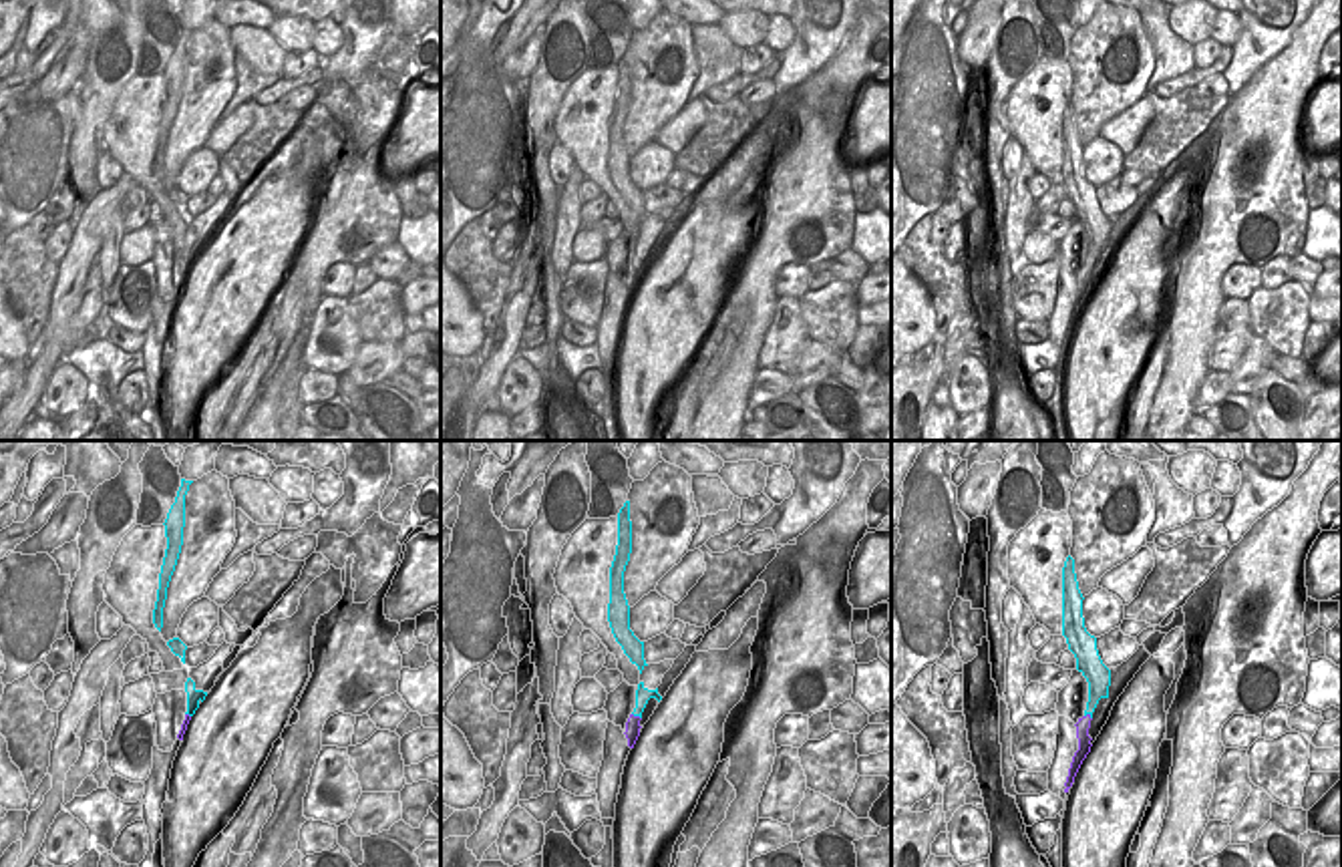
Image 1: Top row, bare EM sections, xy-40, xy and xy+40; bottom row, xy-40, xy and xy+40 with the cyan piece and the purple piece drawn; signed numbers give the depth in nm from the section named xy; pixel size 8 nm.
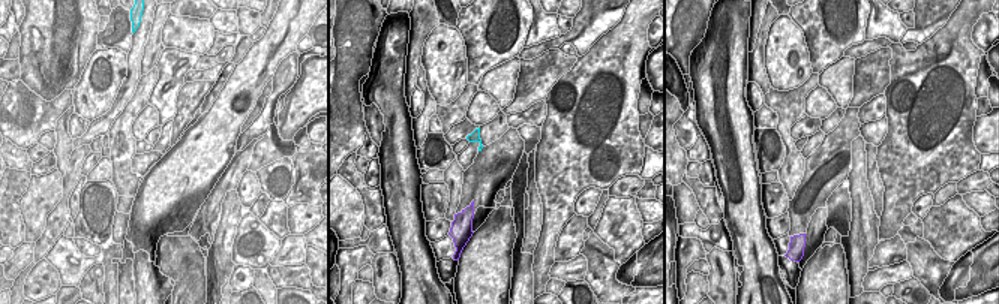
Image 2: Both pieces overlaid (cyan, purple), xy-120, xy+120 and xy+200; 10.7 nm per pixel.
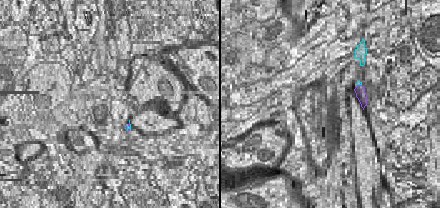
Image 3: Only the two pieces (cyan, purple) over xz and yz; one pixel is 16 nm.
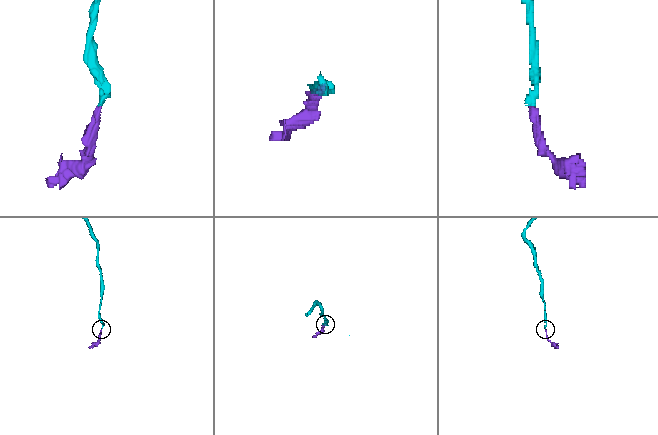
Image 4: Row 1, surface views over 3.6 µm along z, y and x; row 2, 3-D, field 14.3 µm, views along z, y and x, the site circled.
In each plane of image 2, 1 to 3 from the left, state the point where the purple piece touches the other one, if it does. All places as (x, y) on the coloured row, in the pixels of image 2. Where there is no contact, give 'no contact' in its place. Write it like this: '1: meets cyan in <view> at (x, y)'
1: no contact
2: no contact
3: no contact

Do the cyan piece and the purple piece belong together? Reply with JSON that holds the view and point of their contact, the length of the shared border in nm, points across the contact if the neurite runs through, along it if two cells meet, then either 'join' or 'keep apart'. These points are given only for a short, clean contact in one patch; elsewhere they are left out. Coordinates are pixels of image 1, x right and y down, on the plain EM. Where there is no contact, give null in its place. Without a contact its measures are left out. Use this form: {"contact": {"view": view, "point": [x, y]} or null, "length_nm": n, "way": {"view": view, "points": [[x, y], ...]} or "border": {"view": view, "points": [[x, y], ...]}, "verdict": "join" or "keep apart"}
{"contact": {"view": "xy", "point": [636, 264]}, "length_nm": 100, "verdict": "keep apart"}

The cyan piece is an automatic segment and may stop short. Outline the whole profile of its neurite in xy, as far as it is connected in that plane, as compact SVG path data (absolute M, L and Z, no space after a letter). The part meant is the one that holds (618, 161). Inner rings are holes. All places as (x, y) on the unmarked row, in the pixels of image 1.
M630 50L618 62L618 95L610 117L610 153L608 171L616 191L622 195L624 203L632 213L638 215L640 223L648 215L644 209L644 191L640 191L630 179L630 155L624 143L624 121L632 103L632 70L630 70Z

